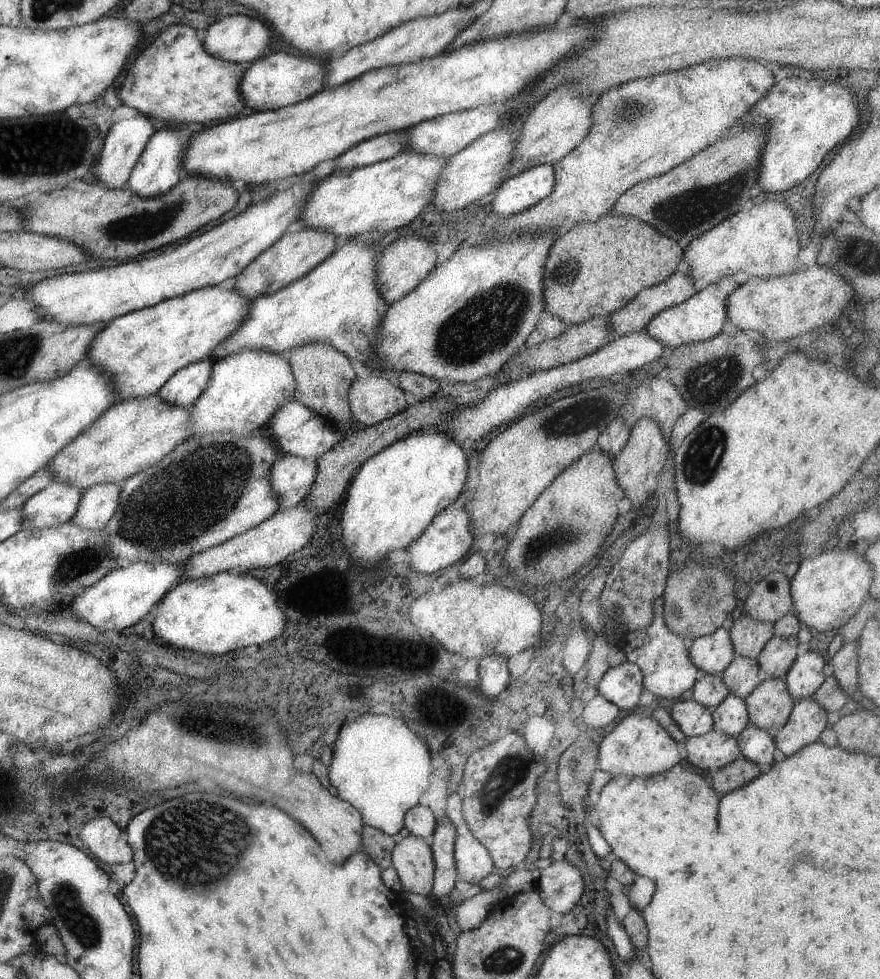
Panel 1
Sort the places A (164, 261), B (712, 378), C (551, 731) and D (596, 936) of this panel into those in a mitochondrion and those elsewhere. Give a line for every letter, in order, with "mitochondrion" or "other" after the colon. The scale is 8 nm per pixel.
A: other
B: mitochondrion
C: other
D: other

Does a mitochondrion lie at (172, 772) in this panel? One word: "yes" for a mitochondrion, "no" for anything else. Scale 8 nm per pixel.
no

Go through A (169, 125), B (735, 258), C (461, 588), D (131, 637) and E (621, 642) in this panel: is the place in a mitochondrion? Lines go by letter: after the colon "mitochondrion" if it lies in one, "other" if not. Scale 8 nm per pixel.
A: other
B: other
C: other
D: other
E: other

